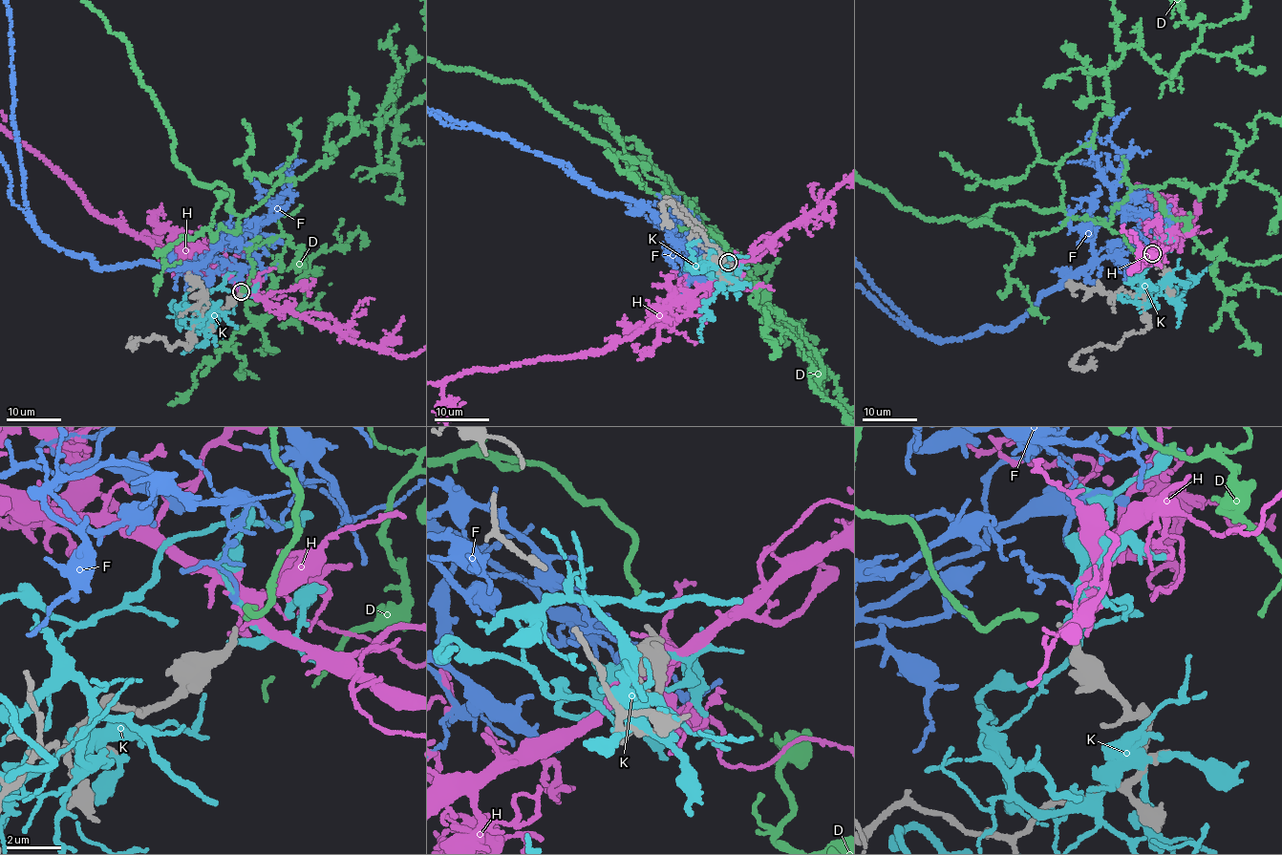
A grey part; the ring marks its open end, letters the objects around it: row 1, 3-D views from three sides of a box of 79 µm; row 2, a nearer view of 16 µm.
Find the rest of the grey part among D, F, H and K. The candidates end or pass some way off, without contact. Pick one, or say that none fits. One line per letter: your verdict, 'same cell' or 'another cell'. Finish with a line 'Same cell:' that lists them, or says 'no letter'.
D: same cell
F: another cell
H: another cell
K: another cell
Same cell: D

